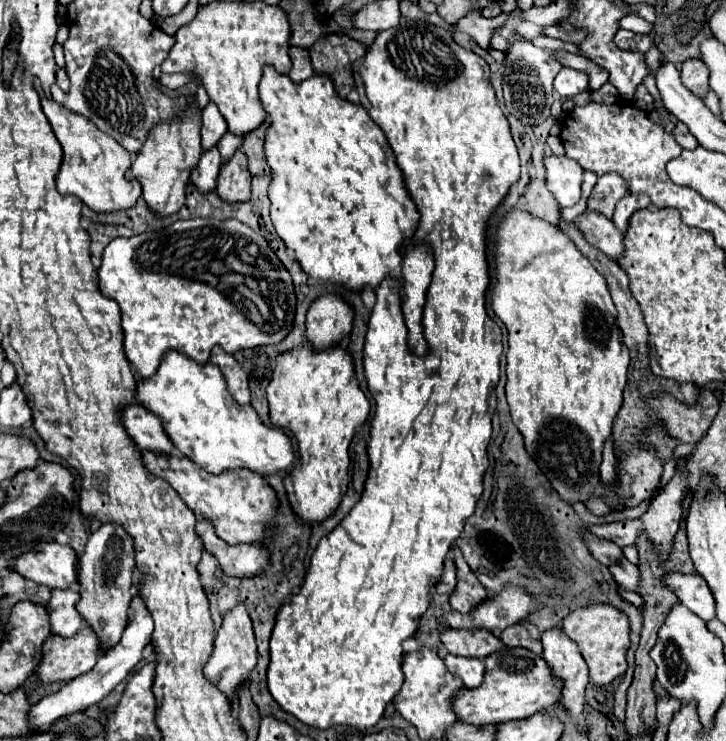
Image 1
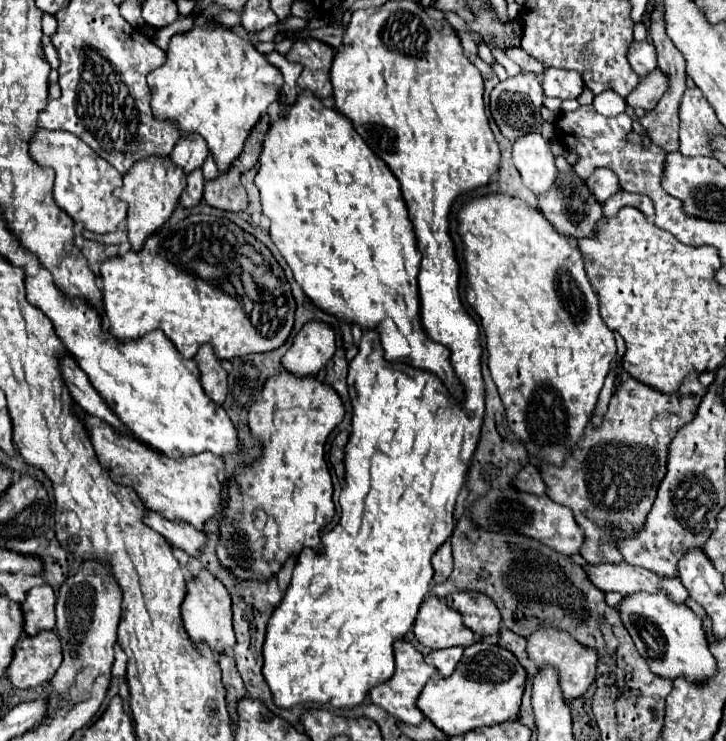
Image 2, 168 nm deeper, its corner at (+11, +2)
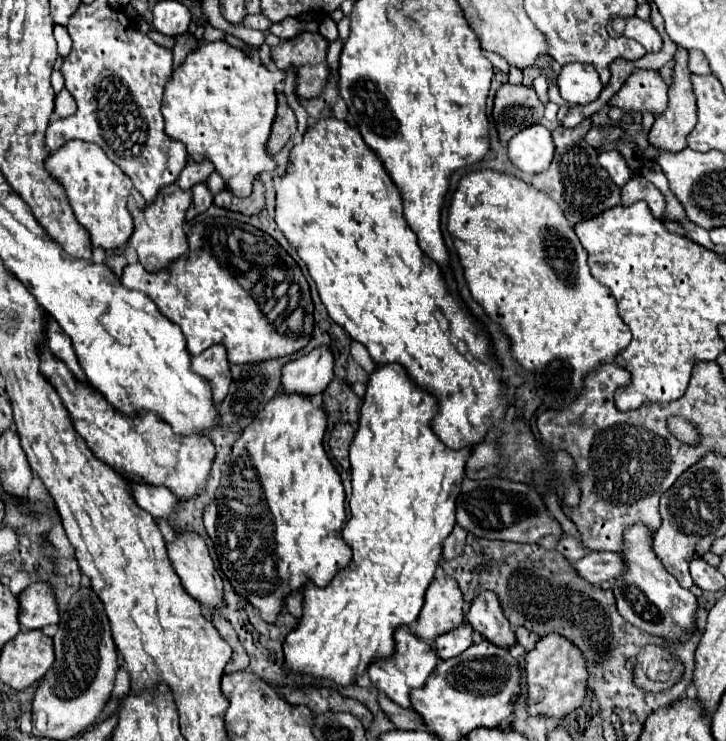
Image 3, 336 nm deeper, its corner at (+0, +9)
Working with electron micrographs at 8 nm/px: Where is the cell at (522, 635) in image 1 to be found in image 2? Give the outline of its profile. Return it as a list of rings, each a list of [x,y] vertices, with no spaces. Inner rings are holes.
[[[501,629],[501,633],[499,633],[499,645],[505,647],[505,649],[509,649],[515,657],[519,657],[519,661],[525,667],[527,673],[531,673],[535,669],[533,663],[527,659],[527,653],[525,653],[525,647],[527,647],[525,637],[519,637],[519,635],[515,635],[509,629]]]

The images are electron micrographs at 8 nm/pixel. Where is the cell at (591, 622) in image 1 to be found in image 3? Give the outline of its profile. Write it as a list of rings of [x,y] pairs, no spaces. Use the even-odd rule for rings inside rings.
[[[560,634],[542,636],[534,650],[526,654],[526,684],[528,684],[528,710],[548,718],[564,718],[568,712],[582,706],[588,692],[588,668],[582,650]]]

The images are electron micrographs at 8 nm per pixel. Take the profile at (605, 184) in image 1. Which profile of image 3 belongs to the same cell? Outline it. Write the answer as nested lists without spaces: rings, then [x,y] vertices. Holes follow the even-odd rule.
[[[604,150],[598,160],[600,160],[600,166],[610,174],[610,178],[614,180],[614,184],[618,188],[622,188],[632,178],[632,172],[630,172],[630,168],[628,168],[628,164],[620,152]]]

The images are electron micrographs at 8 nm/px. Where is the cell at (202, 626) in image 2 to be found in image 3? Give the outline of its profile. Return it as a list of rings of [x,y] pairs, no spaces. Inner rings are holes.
[[[180,534],[176,542],[168,544],[168,554],[170,560],[174,564],[176,574],[180,576],[186,592],[196,598],[206,610],[222,610],[226,608],[226,600],[224,600],[224,582],[214,566],[214,560],[210,556],[210,550],[206,546],[206,542],[196,536],[196,534]]]

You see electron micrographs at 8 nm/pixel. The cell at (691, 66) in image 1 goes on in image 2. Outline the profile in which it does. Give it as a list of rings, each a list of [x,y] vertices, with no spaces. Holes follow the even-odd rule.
[[[655,69],[653,73],[649,73],[649,77],[639,79],[637,89],[633,89],[629,97],[625,97],[625,103],[633,109],[641,107],[649,111],[657,105],[657,101],[663,97],[665,91],[667,91],[667,77],[665,73],[661,73],[661,69]]]

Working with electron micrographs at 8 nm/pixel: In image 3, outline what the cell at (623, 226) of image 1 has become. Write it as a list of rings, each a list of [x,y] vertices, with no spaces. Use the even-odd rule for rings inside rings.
[[[634,176],[624,188],[622,188],[622,204],[628,206],[628,204],[634,204],[638,200],[644,200],[648,206],[650,206],[650,212],[660,218],[662,212],[664,212],[664,196],[662,192],[652,184],[648,182],[646,178],[642,176]]]

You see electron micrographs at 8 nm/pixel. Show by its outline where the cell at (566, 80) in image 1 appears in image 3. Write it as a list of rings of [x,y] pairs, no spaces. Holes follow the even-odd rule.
[[[566,64],[558,74],[558,86],[568,104],[590,104],[602,90],[598,72],[590,64]]]

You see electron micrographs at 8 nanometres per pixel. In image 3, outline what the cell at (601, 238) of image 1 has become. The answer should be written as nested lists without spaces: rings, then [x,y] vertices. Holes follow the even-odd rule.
[[[584,118],[576,128],[568,130],[564,126],[554,130],[556,158],[544,174],[536,174],[532,186],[552,198],[564,212],[570,224],[594,218],[620,204],[620,188],[610,180],[608,172],[598,164],[598,154],[592,146],[582,142],[582,136],[590,130],[590,118]]]

